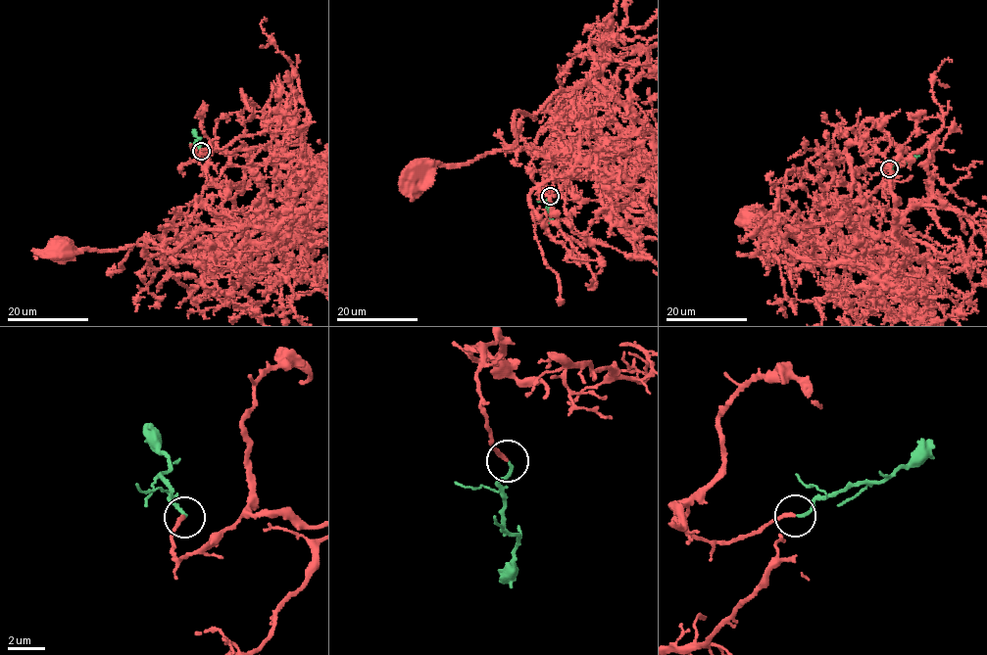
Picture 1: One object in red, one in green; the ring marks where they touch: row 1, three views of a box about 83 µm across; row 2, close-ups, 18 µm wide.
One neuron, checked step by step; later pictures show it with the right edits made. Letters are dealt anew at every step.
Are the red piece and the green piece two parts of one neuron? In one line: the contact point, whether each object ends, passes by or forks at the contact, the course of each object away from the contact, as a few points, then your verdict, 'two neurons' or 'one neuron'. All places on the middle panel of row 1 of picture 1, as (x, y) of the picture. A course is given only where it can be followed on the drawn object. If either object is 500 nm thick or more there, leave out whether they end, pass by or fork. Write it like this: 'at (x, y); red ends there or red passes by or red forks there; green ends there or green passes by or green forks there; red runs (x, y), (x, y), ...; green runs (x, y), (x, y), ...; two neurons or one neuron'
at (550, 196); red ends there; green ends there; red runs (550, 196), (549, 163), (612, 116), (598, 73), (534, 114), (516, 112), (508, 147), (419, 169); green runs (550, 196), (549, 210), (552, 214), (549, 223); one neuron

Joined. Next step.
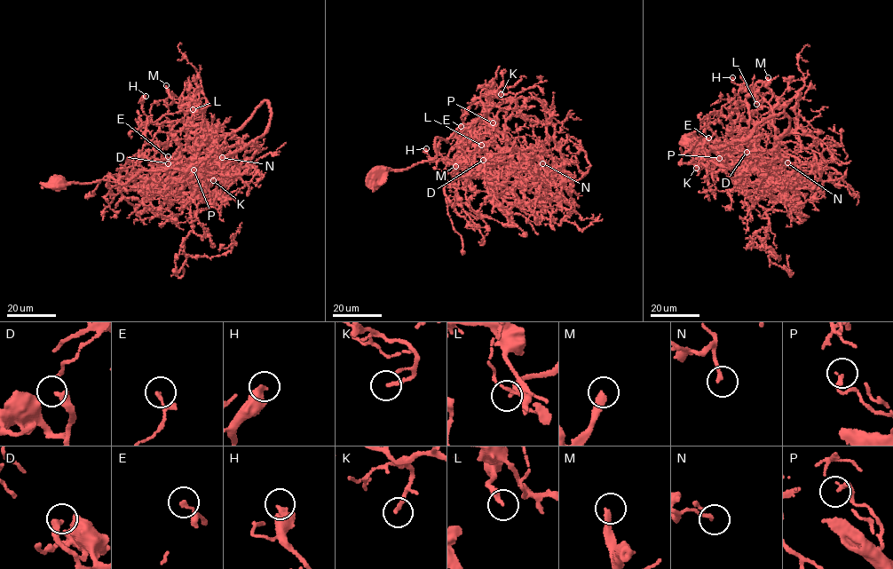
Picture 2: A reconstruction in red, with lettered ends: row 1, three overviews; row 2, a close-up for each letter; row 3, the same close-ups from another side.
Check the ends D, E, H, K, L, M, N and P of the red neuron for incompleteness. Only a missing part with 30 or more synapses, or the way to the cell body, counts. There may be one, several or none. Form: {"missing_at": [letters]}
{"missing_at": ["L", "M"]}

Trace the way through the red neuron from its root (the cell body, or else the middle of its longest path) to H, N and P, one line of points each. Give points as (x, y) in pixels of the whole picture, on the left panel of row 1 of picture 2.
H: (56, 185), (124, 185), (143, 170), (189, 168), (197, 158), (195, 126), (183, 111), (151, 122), (146, 96)
N: (56, 185), (106, 179), (124, 185), (145, 169), (174, 169), (194, 177), (207, 172), (211, 151), (222, 157)
P: (56, 185), (106, 179), (124, 185), (143, 170), (178, 169), (189, 177), (195, 173), (193, 169)

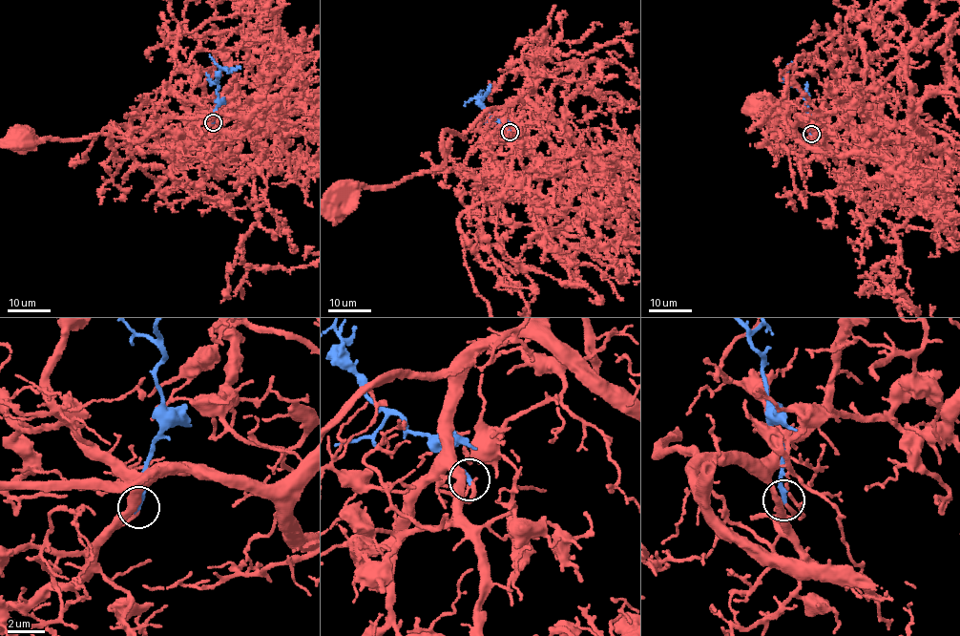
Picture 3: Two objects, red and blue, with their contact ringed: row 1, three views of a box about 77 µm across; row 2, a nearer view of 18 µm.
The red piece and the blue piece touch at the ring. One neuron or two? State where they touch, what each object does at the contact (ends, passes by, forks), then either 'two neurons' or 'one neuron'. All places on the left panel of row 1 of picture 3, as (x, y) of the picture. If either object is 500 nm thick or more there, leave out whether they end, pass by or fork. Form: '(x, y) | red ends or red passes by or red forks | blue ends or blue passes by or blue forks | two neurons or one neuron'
(213, 122) | red ends | blue ends | one neuron

